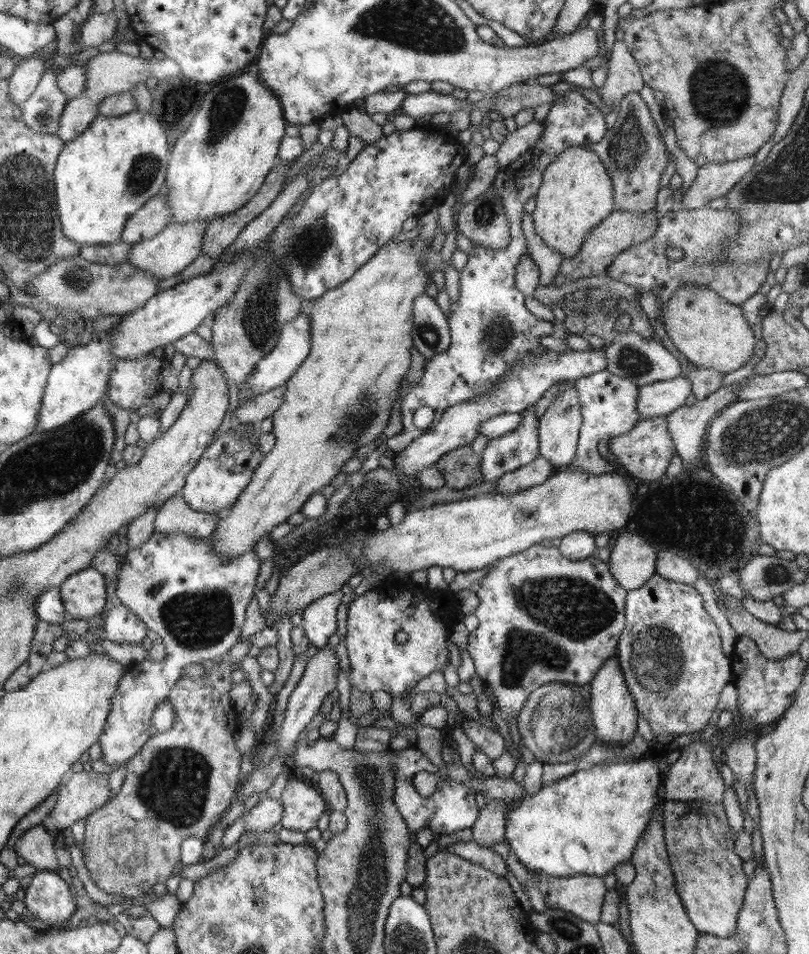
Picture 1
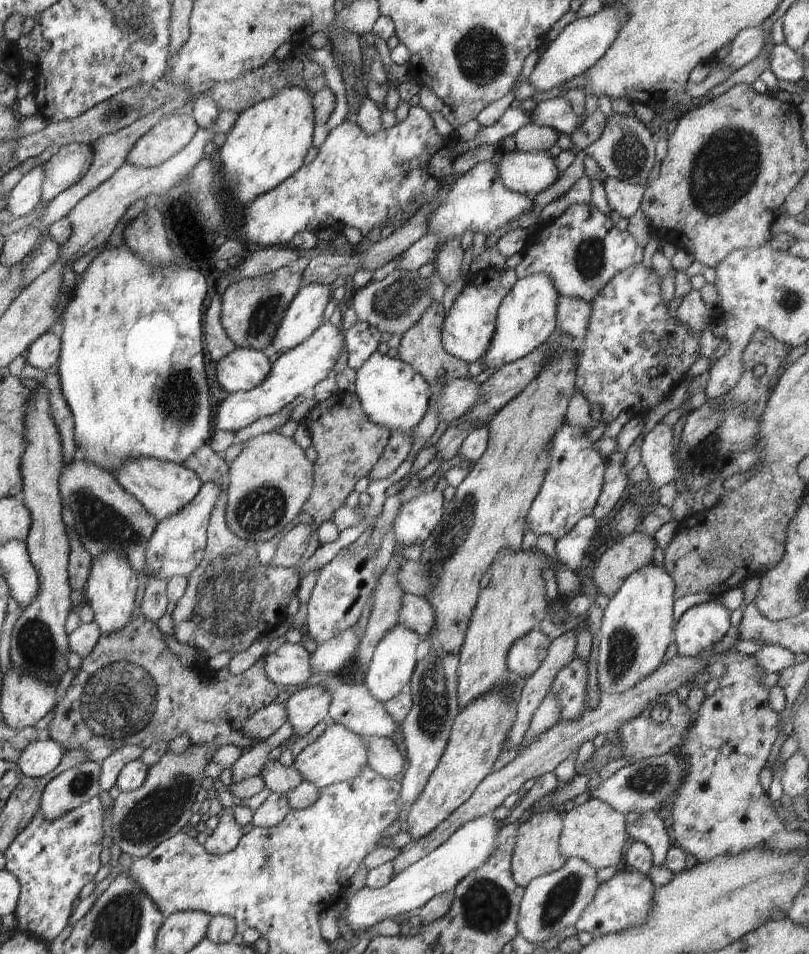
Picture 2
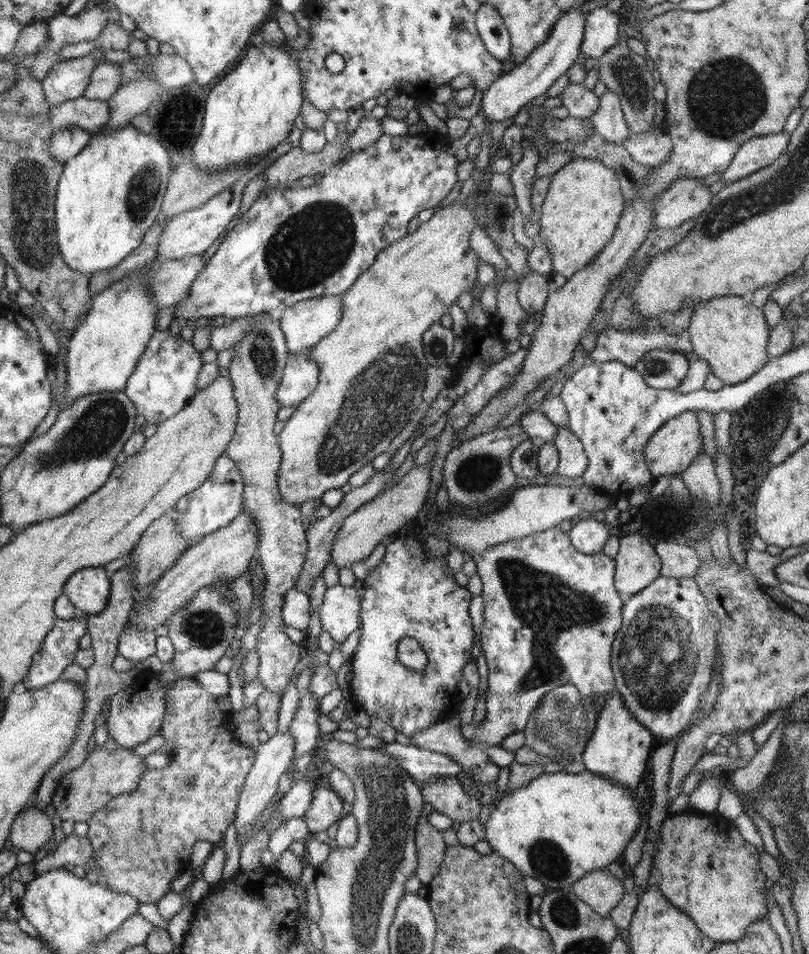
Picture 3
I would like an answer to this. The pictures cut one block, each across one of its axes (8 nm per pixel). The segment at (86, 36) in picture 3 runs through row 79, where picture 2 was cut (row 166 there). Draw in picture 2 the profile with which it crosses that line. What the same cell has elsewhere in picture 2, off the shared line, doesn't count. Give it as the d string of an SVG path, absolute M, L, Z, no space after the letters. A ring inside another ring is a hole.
M42 164L30 170L24 178L10 191L8 204L4 210L8 211L12 218L20 218L37 210L40 207L40 192L44 184L44 170Z

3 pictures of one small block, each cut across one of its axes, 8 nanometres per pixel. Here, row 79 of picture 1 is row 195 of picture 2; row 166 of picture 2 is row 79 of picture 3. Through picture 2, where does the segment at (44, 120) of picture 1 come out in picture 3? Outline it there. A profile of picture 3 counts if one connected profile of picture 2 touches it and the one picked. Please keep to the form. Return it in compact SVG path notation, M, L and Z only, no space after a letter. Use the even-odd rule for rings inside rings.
M98 46L94 52L78 58L56 61L47 75L41 80L48 108L61 102L82 97L90 75L97 64L105 62L104 49Z

